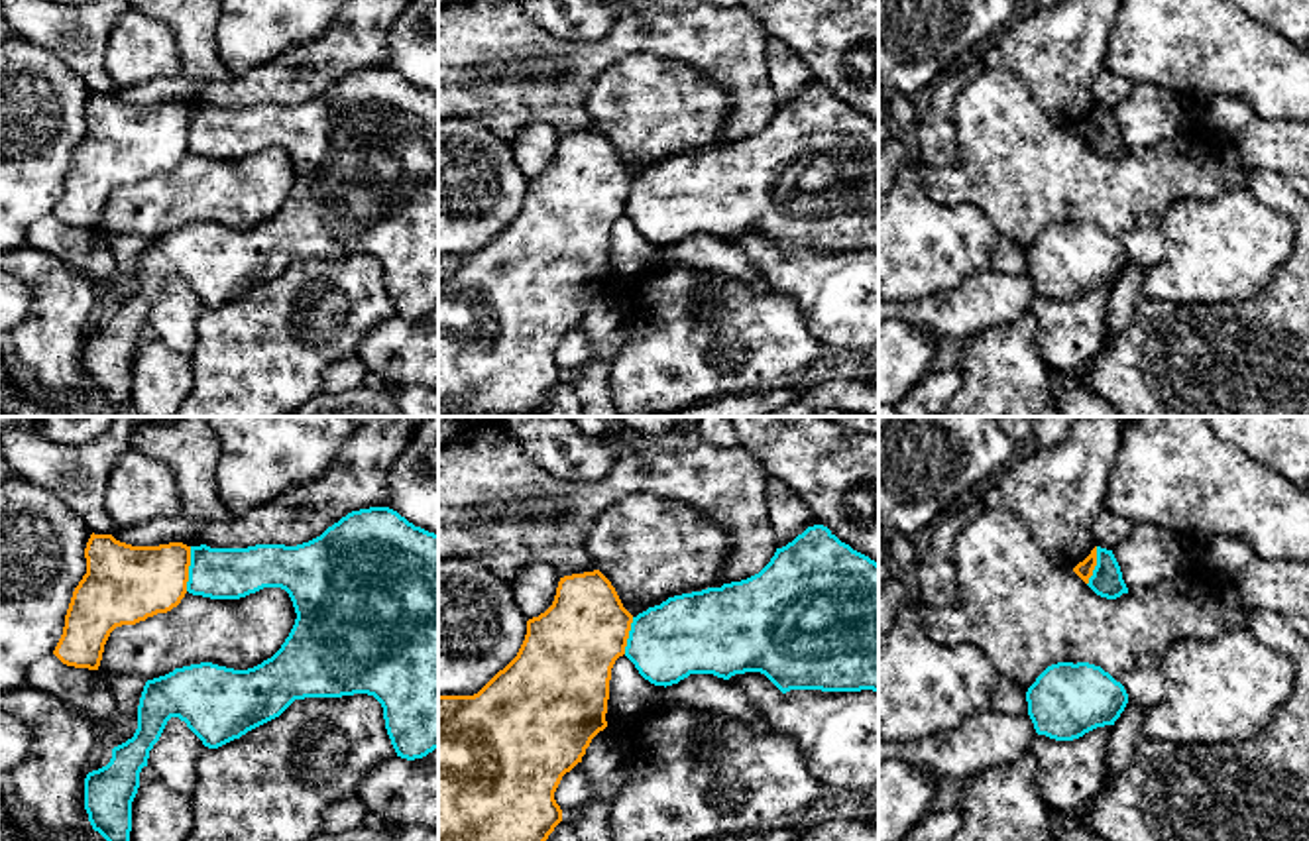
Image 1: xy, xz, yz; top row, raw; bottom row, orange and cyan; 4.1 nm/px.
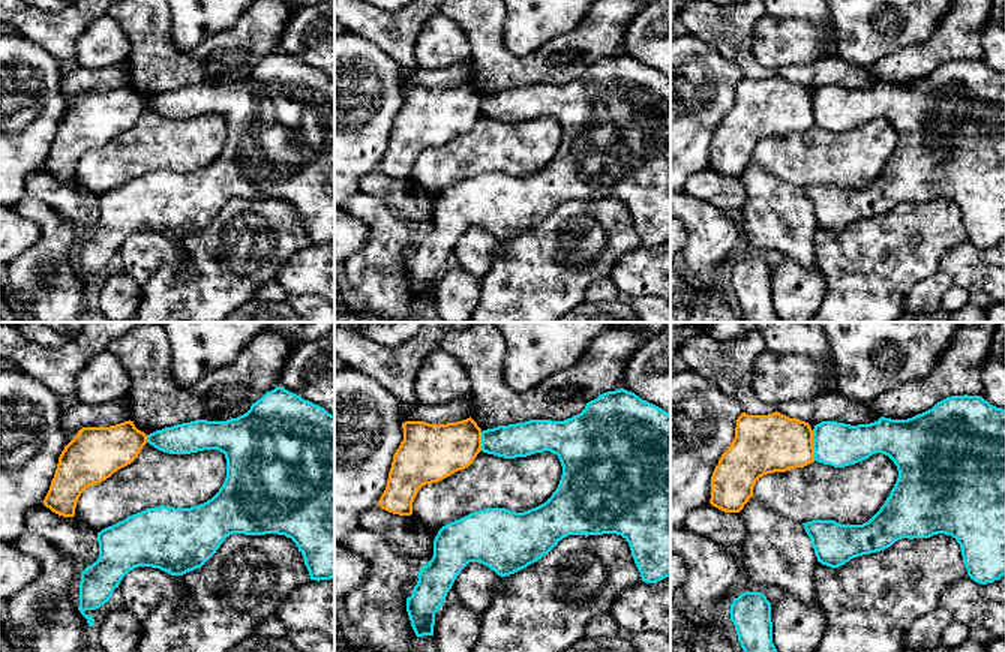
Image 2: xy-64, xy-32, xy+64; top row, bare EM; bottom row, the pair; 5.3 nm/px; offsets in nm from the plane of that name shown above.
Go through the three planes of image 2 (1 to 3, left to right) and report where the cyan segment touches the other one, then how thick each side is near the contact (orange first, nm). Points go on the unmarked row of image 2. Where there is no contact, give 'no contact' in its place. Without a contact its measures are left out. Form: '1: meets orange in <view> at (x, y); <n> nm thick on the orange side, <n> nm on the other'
1: meets orange in xy-64 at (146, 102); 260 nm thick on the orange side, 170 nm on the other
2: meets orange in xy-32 at (480, 105); 300 nm thick on the orange side, 190 nm on the other
3: meets orange in xy+64 at (812, 110); 320 nm thick on the orange side, 240 nm on the other

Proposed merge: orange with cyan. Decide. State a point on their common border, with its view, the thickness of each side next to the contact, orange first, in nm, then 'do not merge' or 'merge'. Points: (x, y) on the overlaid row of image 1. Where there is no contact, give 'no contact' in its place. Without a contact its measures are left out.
contact xy (187, 568); calibres 320 and 200 nm; do not merge

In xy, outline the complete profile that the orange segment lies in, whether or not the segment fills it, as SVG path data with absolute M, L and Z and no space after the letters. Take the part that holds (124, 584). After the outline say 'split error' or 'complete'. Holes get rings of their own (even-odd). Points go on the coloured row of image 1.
M90 534L86 574L73 591L53 654L67 666L98 670L110 633L167 613L187 593L191 546L132 546Z; complete

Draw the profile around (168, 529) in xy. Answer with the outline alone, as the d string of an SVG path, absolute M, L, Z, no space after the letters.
M181 513L173 517L161 517L134 527L122 527L112 536L132 546L159 546L169 542L183 542L191 546L199 527L193 519Z

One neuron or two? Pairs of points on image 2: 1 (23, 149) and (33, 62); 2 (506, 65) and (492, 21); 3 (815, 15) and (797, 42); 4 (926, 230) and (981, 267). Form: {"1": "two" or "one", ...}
{"1": "one", "2": "one", "3": "two", "4": "two"}

